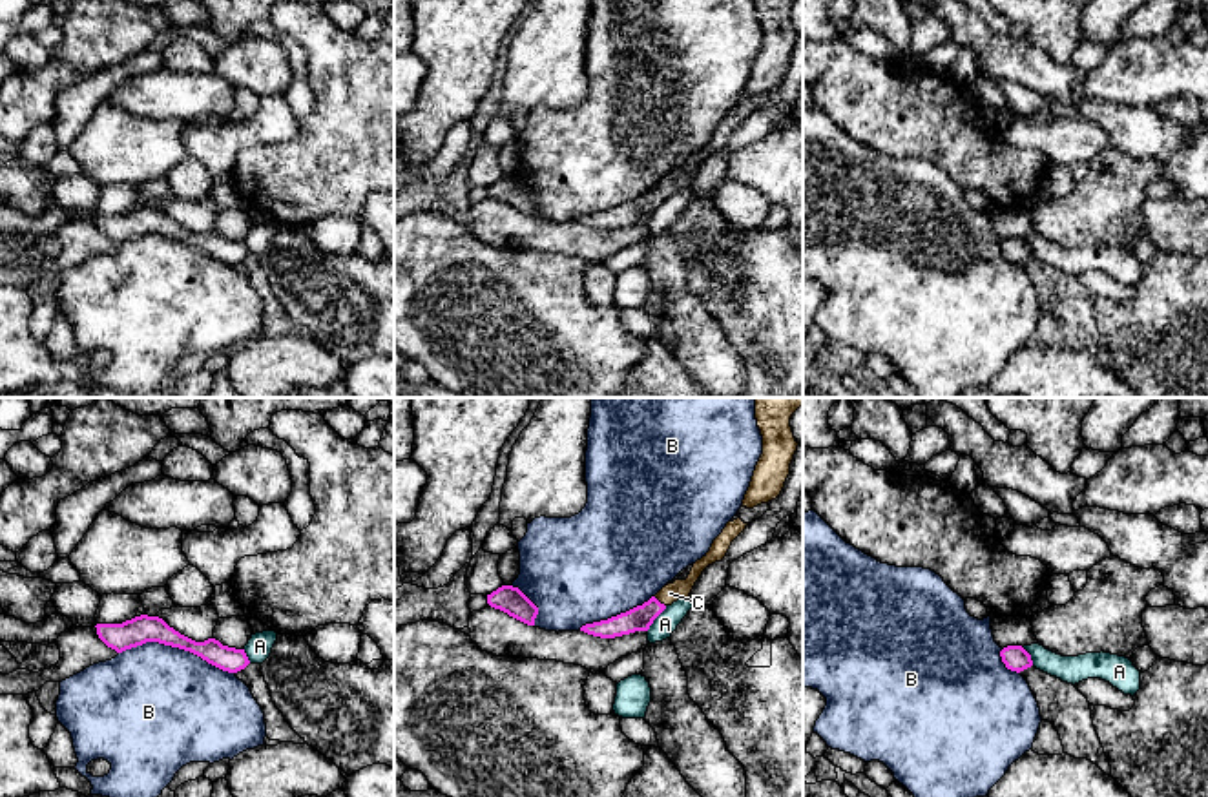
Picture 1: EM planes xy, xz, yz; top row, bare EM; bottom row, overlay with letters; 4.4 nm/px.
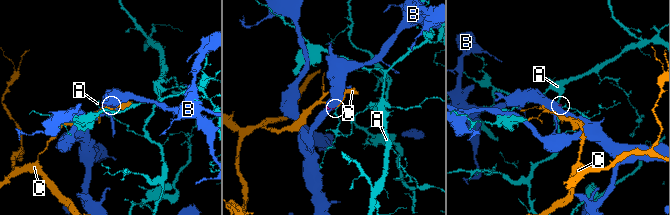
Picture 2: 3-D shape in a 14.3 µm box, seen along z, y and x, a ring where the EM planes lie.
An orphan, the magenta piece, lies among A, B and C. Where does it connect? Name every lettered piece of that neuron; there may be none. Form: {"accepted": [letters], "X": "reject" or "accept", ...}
{"accepted": ["C"], "A": "reject", "B": "reject", "C": "accept"}

